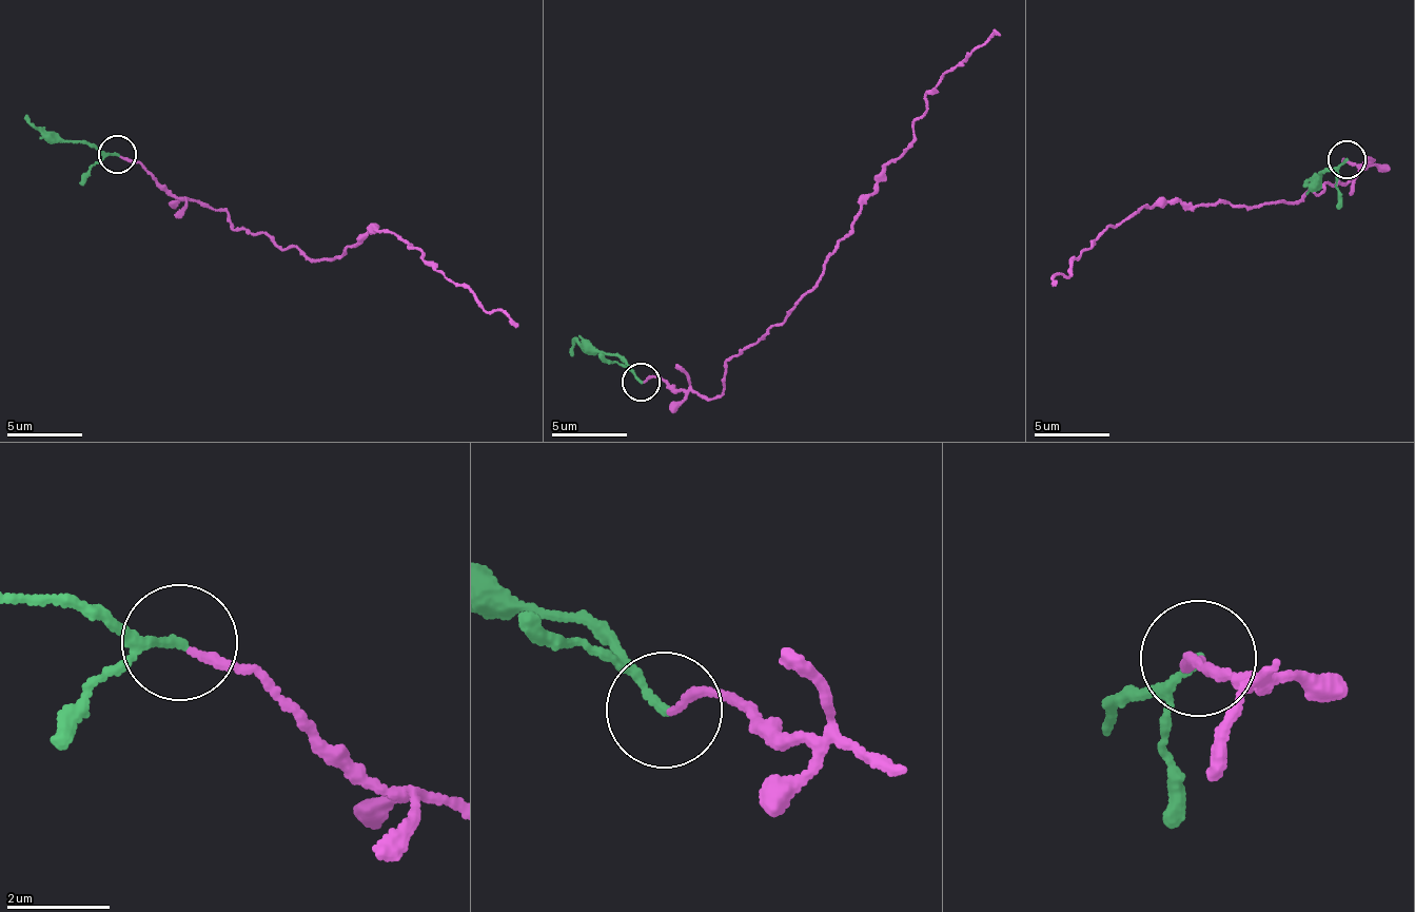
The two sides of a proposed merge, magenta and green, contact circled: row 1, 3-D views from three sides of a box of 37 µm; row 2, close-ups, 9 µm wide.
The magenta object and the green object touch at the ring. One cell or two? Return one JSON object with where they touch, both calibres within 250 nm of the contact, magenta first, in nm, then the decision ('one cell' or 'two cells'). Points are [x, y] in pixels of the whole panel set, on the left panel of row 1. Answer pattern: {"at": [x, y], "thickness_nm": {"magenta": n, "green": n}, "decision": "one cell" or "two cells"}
{"at": [117, 154], "thickness_nm": {"magenta": 160, "green": 150}, "decision": "one cell"}

